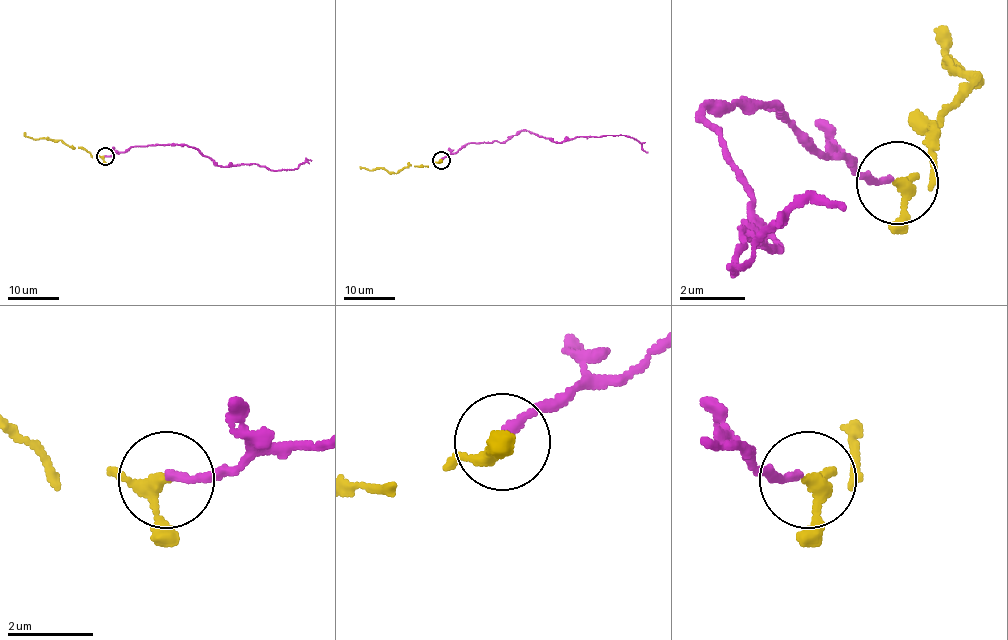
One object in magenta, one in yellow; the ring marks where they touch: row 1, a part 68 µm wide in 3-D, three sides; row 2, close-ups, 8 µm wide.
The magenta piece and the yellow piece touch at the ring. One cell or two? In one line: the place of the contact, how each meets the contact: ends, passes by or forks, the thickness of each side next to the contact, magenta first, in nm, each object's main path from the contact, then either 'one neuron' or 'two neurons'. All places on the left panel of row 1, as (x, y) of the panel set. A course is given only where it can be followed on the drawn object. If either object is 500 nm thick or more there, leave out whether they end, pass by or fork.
at (105, 156); magenta ends there; yellow passes by; 180 nm thick on the magenta side, 240 nm on the other; magenta runs (104, 155), (158, 144), (197, 148), (226, 167), (255, 163), (281, 171), (311, 160); yellow runs (104, 157), (92, 155), (60, 140), (32, 139), (23, 132); one neuron

